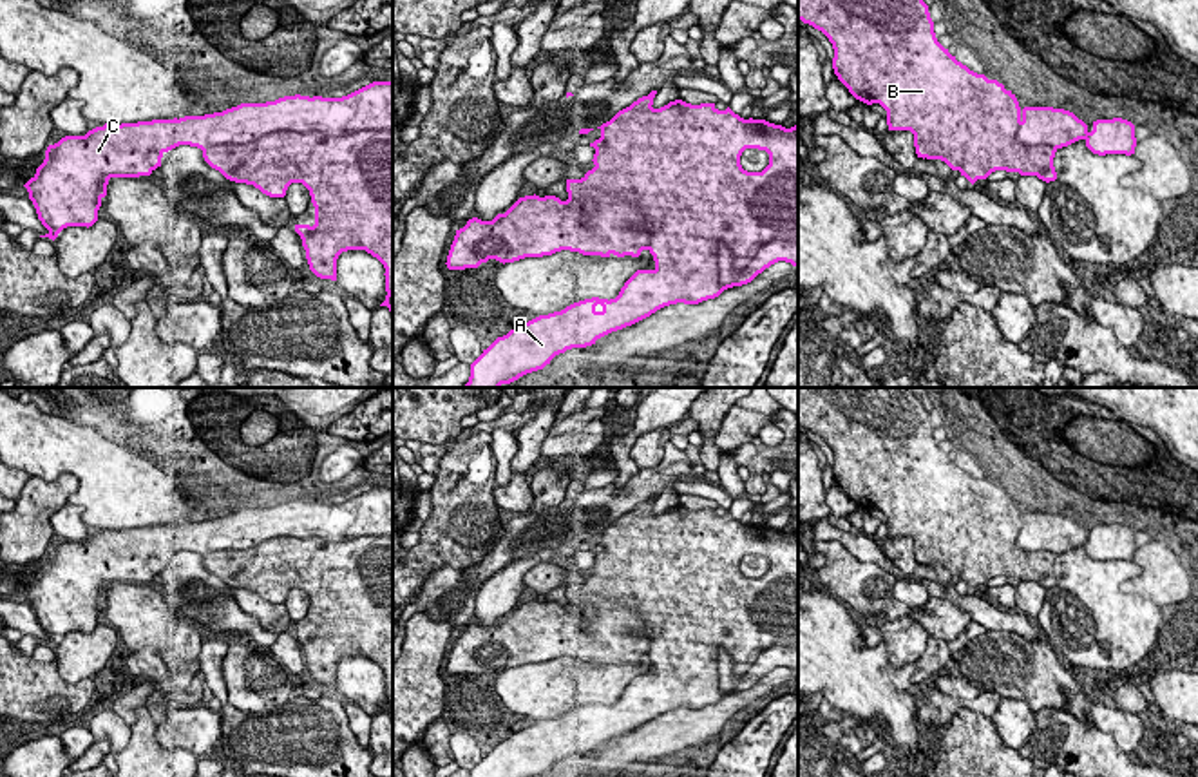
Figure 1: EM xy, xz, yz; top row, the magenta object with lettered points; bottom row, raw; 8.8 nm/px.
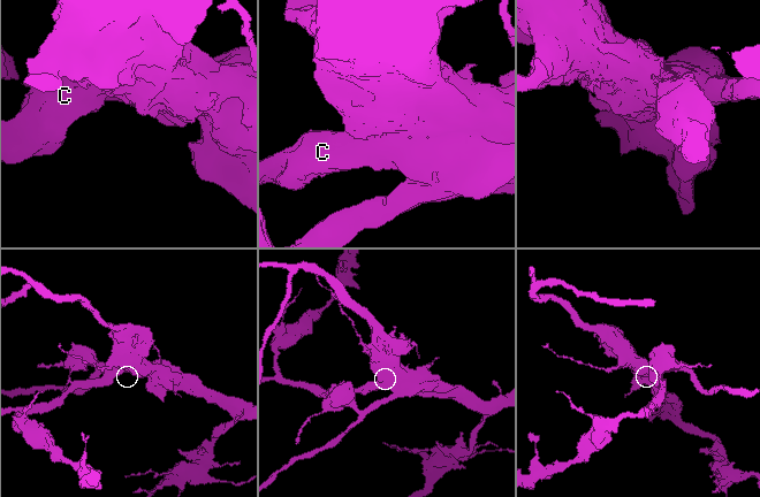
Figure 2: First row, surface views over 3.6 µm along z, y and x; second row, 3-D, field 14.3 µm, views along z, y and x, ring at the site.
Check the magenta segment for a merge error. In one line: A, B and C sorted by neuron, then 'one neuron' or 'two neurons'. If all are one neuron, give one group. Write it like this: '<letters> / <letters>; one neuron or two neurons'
A B / C; two neurons

